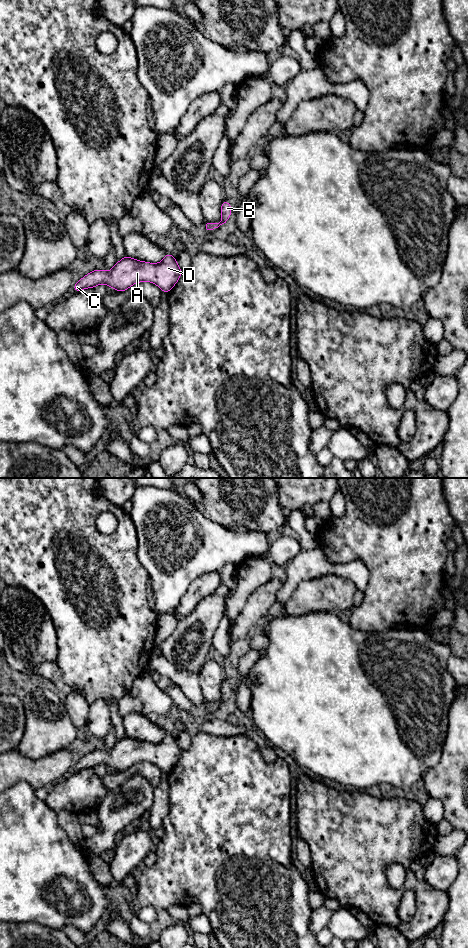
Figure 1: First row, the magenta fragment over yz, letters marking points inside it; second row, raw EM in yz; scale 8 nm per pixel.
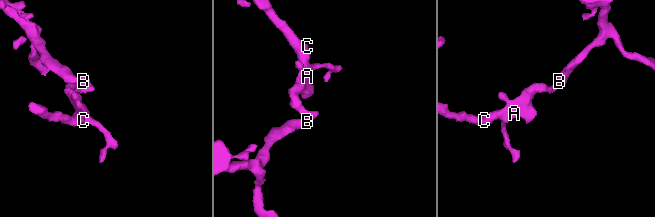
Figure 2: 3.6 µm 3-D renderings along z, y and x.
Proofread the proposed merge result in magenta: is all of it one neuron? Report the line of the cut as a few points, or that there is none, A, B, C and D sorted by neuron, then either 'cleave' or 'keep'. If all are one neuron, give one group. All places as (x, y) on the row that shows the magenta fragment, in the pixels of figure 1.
no cut; A B C D; keep

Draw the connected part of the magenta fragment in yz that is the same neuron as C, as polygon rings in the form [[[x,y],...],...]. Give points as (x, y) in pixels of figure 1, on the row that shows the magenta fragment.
[[[166,253],[159,263],[140,261],[125,255],[110,271],[95,269],[86,274],[73,285],[73,290],[78,292],[105,284],[117,292],[124,292],[136,283],[151,282],[157,285],[162,293],[166,293],[174,288],[182,271],[170,253]]]

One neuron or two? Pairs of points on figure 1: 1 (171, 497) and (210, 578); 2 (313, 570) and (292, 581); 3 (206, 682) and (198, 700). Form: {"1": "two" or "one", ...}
{"1": "two", "2": "one", "3": "two"}

